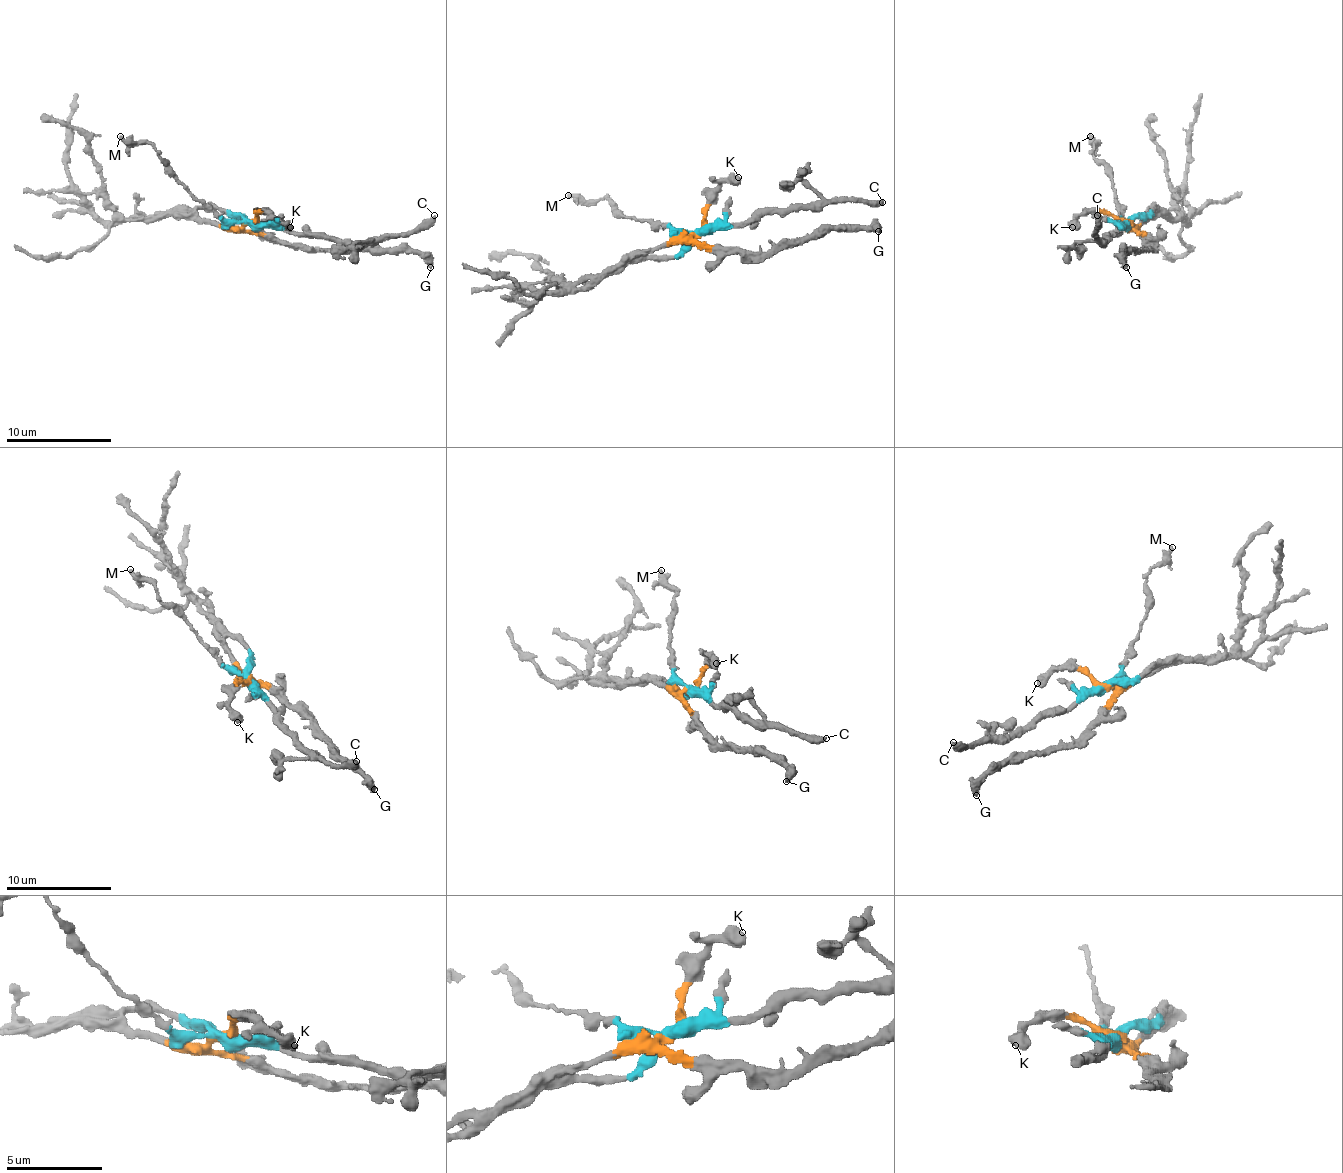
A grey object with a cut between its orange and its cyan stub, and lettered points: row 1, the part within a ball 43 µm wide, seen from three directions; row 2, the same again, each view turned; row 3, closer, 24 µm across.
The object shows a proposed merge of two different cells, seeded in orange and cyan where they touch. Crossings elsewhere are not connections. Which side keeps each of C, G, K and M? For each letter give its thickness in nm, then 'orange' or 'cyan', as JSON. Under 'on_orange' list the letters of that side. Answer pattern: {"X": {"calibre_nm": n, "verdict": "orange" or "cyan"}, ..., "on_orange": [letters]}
{"C": {"calibre_nm": 420, "verdict": "cyan"}, "G": {"calibre_nm": 480, "verdict": "orange"}, "K": {"calibre_nm": 650, "verdict": "orange"}, "M": {"calibre_nm": 360, "verdict": "cyan"}, "on_orange": ["G", "K"]}

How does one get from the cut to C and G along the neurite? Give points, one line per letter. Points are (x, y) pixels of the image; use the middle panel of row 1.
C: (699, 234), (757, 221), (765, 213), (863, 200), (882, 203)
G: (699, 234), (691, 240), (721, 245), (739, 253), (781, 250), (816, 240), (831, 229), (879, 232)

